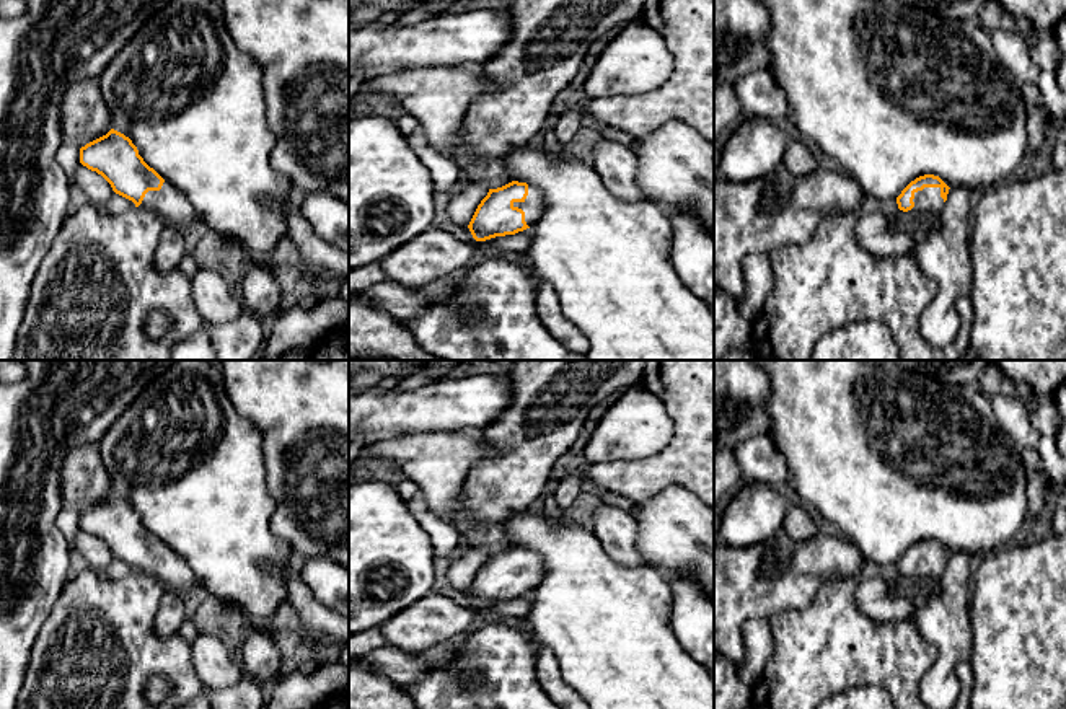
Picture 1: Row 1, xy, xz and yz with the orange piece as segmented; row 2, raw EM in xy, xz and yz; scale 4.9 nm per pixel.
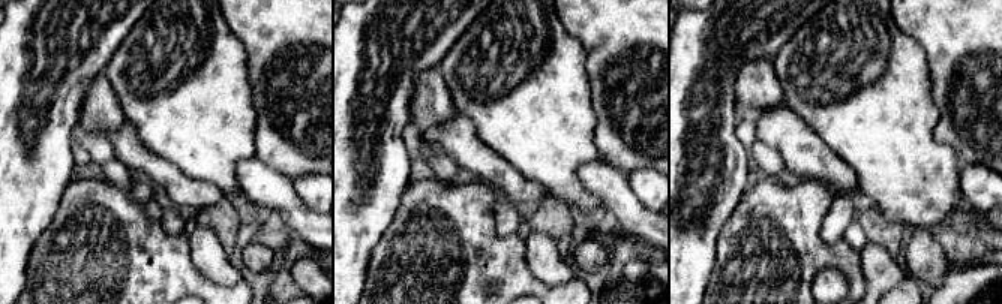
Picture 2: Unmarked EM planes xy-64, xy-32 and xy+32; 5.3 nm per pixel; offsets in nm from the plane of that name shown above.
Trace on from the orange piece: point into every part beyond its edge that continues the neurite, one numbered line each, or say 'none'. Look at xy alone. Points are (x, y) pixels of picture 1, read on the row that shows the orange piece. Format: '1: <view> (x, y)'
1: xy (92, 294)

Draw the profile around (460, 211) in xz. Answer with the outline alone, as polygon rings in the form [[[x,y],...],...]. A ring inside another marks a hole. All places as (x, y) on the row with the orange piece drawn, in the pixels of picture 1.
[[[473,183],[468,189],[455,196],[440,217],[453,222],[455,225],[469,225],[478,205],[487,196],[489,186],[484,183]]]

